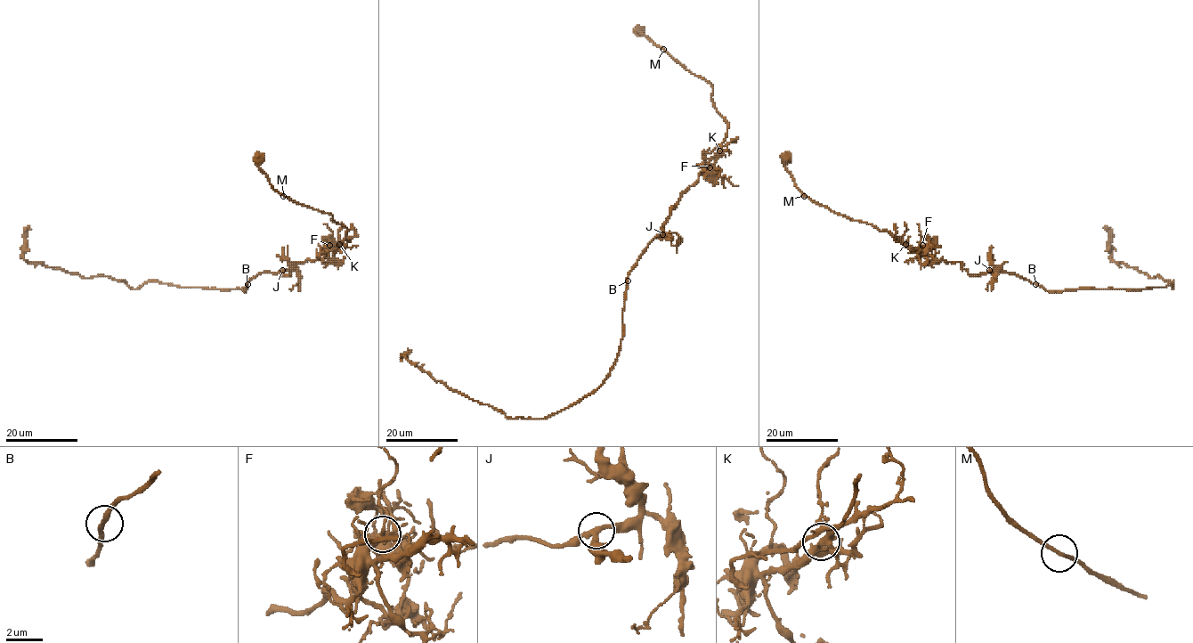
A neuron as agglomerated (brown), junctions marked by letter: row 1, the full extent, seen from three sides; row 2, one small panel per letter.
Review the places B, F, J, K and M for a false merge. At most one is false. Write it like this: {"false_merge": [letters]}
{"false_merge": ["M"]}

